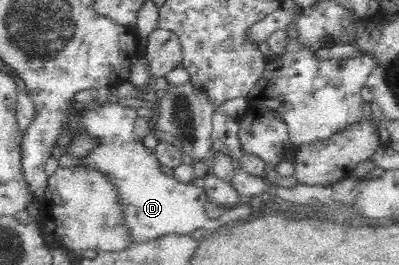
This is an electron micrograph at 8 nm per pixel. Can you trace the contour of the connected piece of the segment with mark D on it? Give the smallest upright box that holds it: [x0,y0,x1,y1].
[63,103,225,242]

